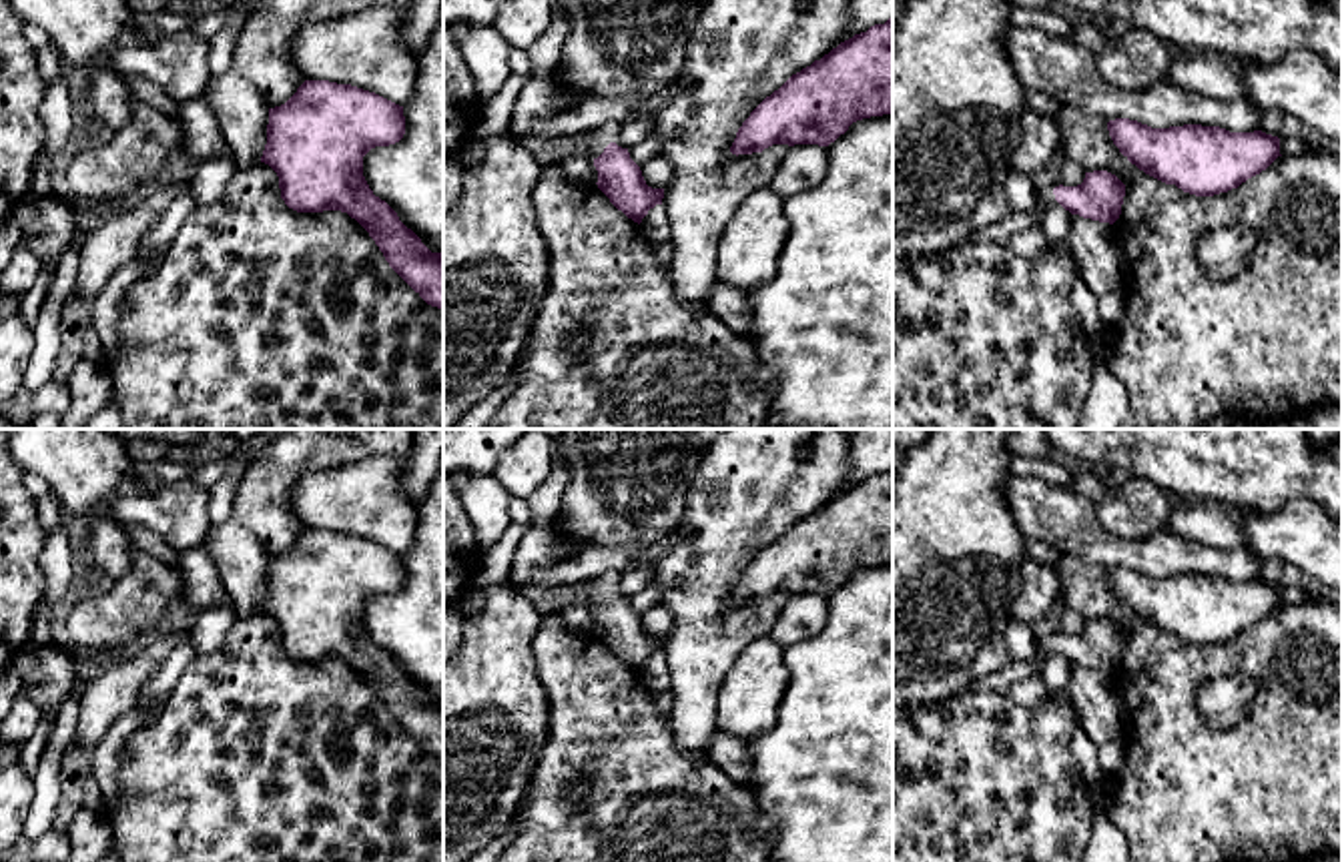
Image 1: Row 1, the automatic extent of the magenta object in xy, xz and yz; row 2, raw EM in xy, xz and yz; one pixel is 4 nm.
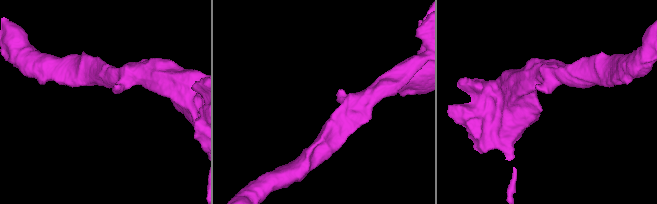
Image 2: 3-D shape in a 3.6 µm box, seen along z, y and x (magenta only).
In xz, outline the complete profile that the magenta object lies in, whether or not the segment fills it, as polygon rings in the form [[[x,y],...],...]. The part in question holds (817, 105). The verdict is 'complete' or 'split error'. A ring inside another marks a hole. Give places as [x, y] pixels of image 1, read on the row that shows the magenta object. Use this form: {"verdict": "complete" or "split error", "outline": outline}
{"verdict": "complete", "outline": [[[893,18],[792,74],[742,122],[732,154],[772,144],[828,146],[857,120],[893,114]]]}

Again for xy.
{"verdict": "complete", "outline": [[[305,80],[281,106],[269,108],[261,162],[279,176],[281,198],[297,212],[341,210],[375,241],[389,267],[431,307],[443,311],[443,253],[431,253],[397,212],[373,194],[363,176],[363,156],[403,138],[403,106],[351,84]]]}

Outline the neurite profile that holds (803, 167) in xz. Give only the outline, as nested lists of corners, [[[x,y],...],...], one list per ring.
[[[794,144],[768,182],[768,188],[782,198],[812,188],[824,178],[828,156],[824,146],[818,144]]]

